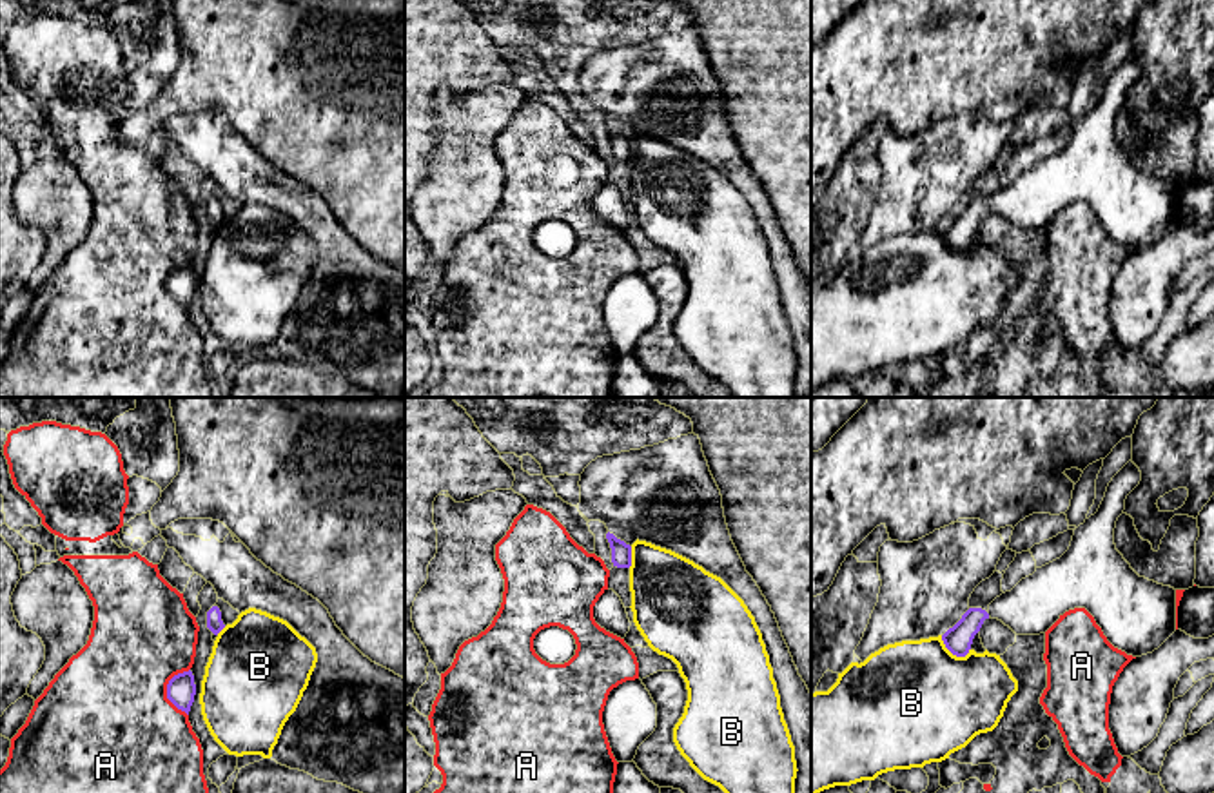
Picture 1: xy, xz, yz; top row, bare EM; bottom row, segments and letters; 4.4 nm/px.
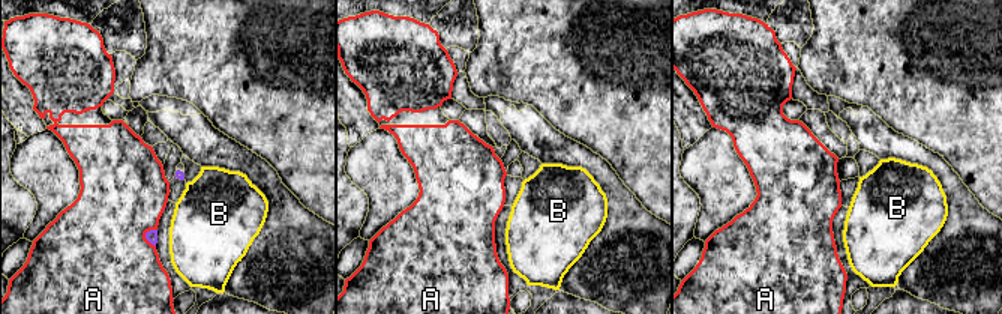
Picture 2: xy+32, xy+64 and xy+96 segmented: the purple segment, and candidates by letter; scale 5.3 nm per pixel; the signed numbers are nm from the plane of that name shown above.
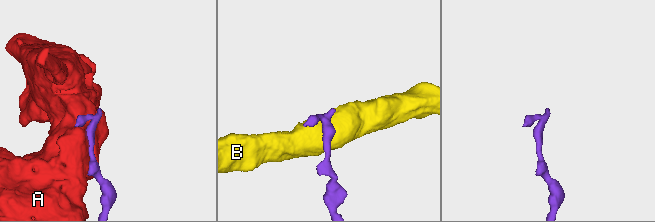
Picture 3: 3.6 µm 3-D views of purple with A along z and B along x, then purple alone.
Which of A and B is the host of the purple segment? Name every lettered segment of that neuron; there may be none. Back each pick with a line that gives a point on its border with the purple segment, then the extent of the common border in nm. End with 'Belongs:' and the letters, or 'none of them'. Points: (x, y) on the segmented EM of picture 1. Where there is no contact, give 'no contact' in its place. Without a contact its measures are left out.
Belongs: none of them

